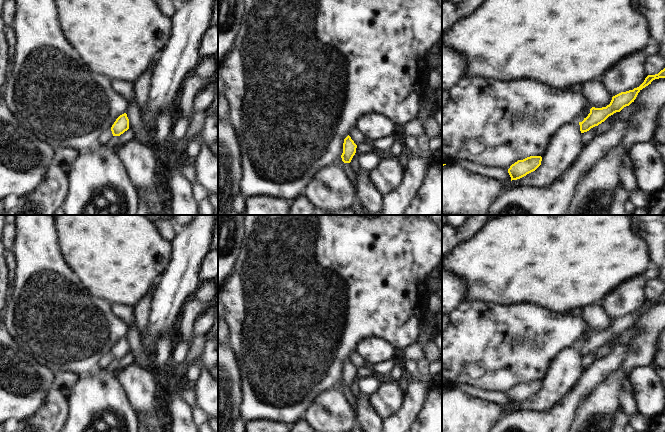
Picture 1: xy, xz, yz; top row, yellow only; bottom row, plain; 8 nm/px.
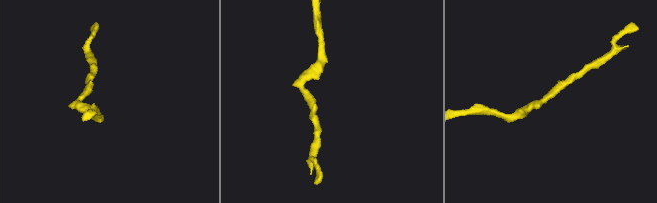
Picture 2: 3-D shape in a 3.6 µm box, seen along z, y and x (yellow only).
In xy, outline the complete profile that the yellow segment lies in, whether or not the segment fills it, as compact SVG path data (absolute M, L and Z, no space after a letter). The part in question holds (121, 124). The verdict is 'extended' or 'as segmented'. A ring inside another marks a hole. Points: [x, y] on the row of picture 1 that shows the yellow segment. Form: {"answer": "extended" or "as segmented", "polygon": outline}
{"answer": "as segmented", "polygon": "M127 114L120 115L111 127L113 136L120 136L129 129L129 119Z"}

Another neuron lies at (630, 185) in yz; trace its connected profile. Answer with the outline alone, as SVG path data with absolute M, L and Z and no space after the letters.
M624 167L621 172L621 178L623 179L623 189L626 192L628 200L630 200L632 193L639 189L633 169Z

